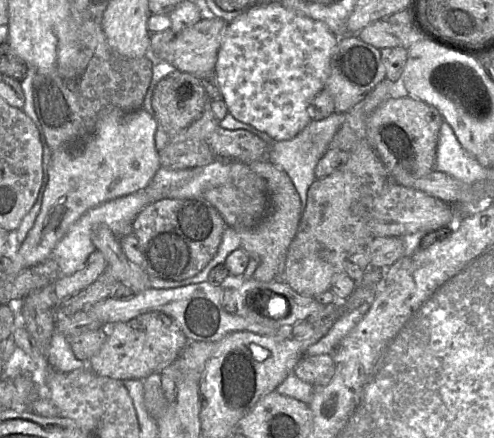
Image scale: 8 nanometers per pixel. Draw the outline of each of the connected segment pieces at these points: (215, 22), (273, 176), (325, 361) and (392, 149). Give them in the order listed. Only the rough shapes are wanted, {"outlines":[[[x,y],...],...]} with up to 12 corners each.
{"outlines":[[[203,19],[154,57],[199,79],[215,72],[227,23]],[[269,161],[248,165],[267,184],[267,215],[236,229],[259,264],[253,278],[281,277],[302,214],[291,179]],[[330,354],[304,355],[293,374],[313,388],[334,374]],[[411,96],[365,123],[389,178],[404,187],[435,170],[443,119]]]}

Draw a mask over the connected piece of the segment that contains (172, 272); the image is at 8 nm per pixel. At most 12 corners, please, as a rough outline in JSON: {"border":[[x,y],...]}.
{"border":[[205,198],[164,199],[133,223],[151,277],[182,281],[227,226]]}

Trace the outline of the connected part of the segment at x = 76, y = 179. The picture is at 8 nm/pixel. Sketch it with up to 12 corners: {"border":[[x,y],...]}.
{"border":[[109,108],[52,150],[40,213],[19,247],[49,260],[86,212],[147,187],[158,123]]}

